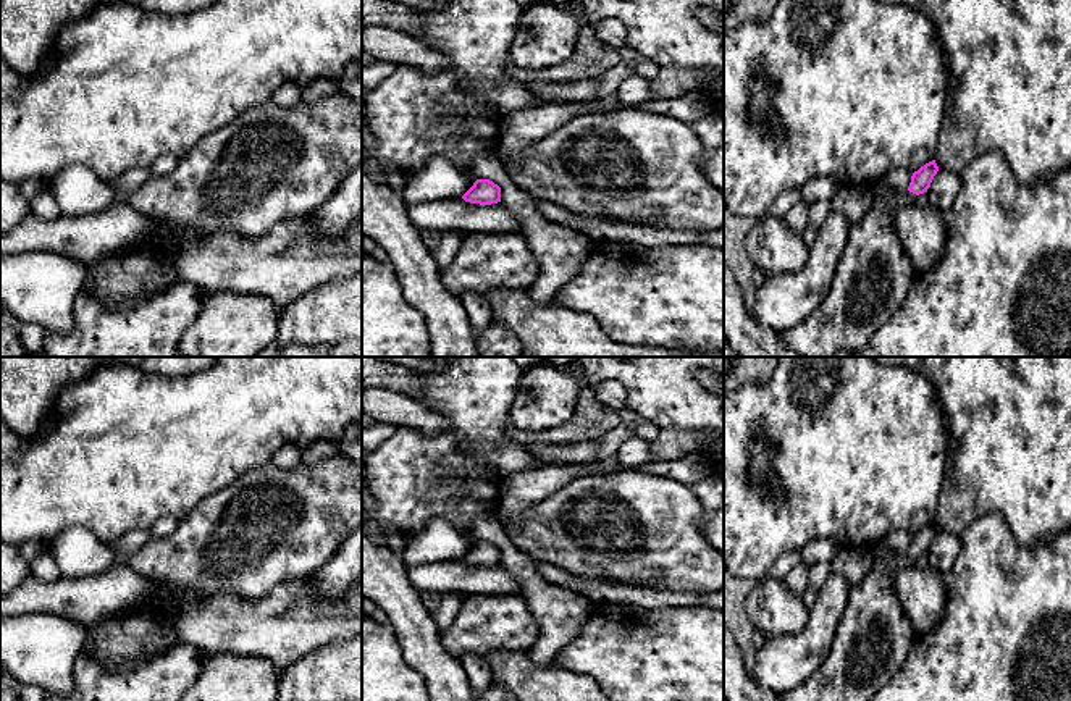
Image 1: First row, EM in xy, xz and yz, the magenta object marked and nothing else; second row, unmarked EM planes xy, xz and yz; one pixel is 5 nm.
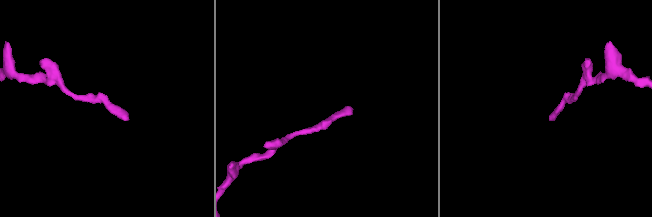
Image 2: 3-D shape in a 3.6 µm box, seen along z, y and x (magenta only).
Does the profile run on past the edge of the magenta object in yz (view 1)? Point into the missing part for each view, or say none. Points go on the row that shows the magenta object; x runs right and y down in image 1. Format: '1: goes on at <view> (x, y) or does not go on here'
1: goes on at yz (873, 278)

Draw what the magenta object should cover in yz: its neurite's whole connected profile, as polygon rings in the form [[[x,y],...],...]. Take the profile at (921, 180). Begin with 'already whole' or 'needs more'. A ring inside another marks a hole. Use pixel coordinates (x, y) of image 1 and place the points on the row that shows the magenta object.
needs more; [[[935,160],[926,163],[913,173],[908,191],[900,195],[890,192],[884,181],[871,187],[872,207],[861,221],[851,225],[829,294],[801,325],[779,333],[785,347],[800,357],[830,357],[837,350],[851,354],[869,346],[872,336],[901,307],[916,276],[895,233],[893,215],[906,205],[914,205],[916,197],[930,187],[937,171]]]

